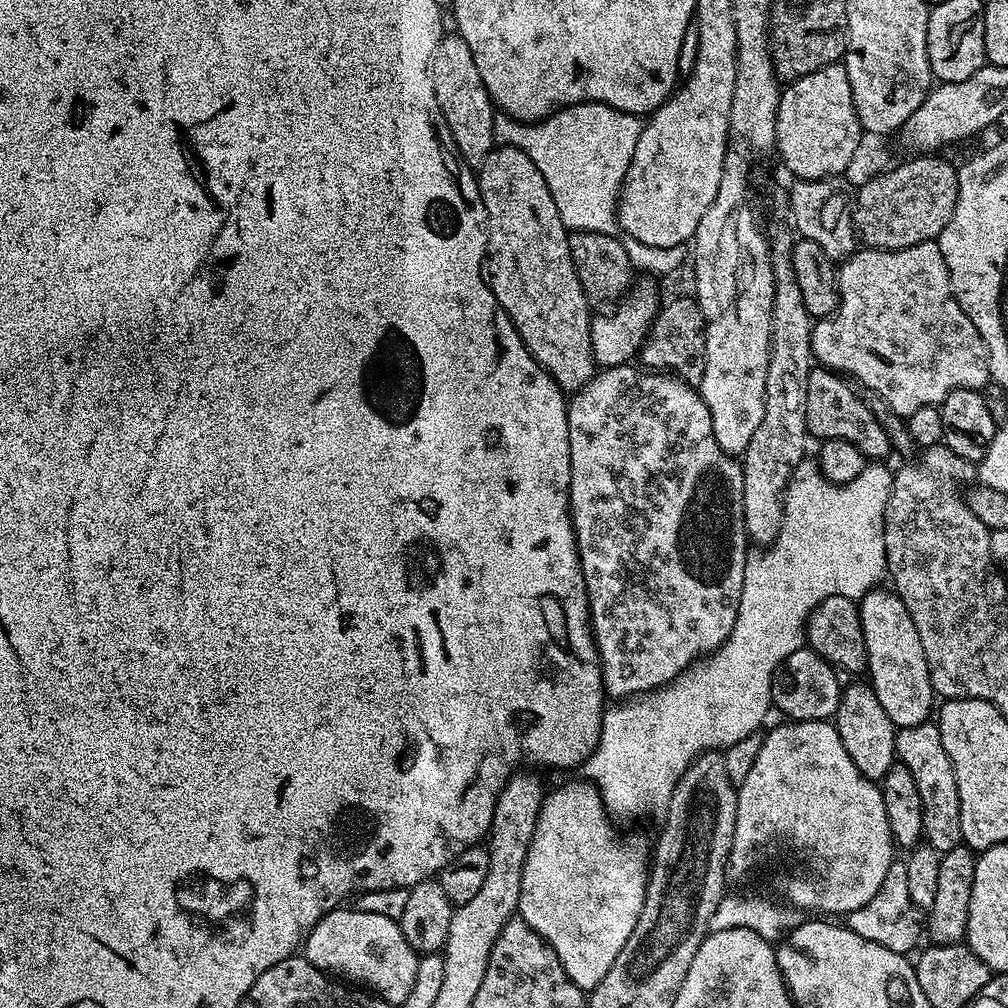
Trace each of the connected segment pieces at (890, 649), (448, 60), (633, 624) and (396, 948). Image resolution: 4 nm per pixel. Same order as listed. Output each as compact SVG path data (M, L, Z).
M877 586L858 601L862 638L868 659L866 676L882 710L886 710L890 722L897 729L918 726L925 723L931 717L928 715L934 712L934 693L930 686L926 654L922 650L914 618L910 618L910 610L906 610L895 591L883 592L882 589Z
M459 34L441 35L432 55L432 81L438 106L446 118L446 126L450 126L460 157L469 166L479 166L494 147L494 118L498 112L482 82L482 74L478 74L478 66L474 66L474 54L470 54L470 46L466 46Z
M631 363L619 364L613 368L601 367L592 380L571 393L567 401L570 438L568 511L572 513L572 529L576 535L576 548L580 552L580 569L588 595L588 619L592 621L592 637L596 639L596 653L600 655L604 695L616 702L664 687L691 668L695 661L722 647L734 630L734 622L738 618L744 568L748 565L750 555L750 541L742 518L744 469L737 457L729 456L718 446L706 402L693 385L675 374L632 367Z
M341 906L328 912L313 926L308 939L302 945L303 956L323 972L347 978L349 981L357 980L352 982L363 986L369 993L379 996L381 1000L390 1002L393 1006L403 1006L410 990L414 990L414 978L418 974L418 953L412 949L410 942L406 942L399 923L393 917L374 914L371 910L355 912L348 907Z

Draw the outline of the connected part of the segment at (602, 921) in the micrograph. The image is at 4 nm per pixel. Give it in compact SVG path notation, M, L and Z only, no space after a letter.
M580 780L564 784L553 792L551 789L545 795L534 838L526 854L516 910L519 919L527 922L551 946L570 982L581 990L594 990L598 982L609 979L608 971L617 967L618 961L625 955L624 947L632 931L634 936L641 923L644 888L646 892L650 884L650 864L647 859L644 861L638 845L619 844L612 840L613 821L600 791L595 784Z

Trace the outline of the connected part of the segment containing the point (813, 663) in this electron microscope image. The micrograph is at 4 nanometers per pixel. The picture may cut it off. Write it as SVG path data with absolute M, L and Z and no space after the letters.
M801 646L798 650L794 650L794 654L790 654L779 666L772 676L772 702L775 711L780 711L781 717L787 718L789 721L794 720L827 720L831 721L835 717L838 710L838 702L840 701L840 693L842 691L842 683L836 677L837 669L828 661L822 659L817 652L813 652L807 646Z

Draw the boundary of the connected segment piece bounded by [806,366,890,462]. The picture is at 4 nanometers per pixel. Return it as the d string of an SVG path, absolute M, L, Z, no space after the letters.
M823 366L813 367L806 382L806 426L809 437L817 441L845 440L855 446L869 461L880 462L890 452L888 435L866 402L852 392L853 385L843 375Z

